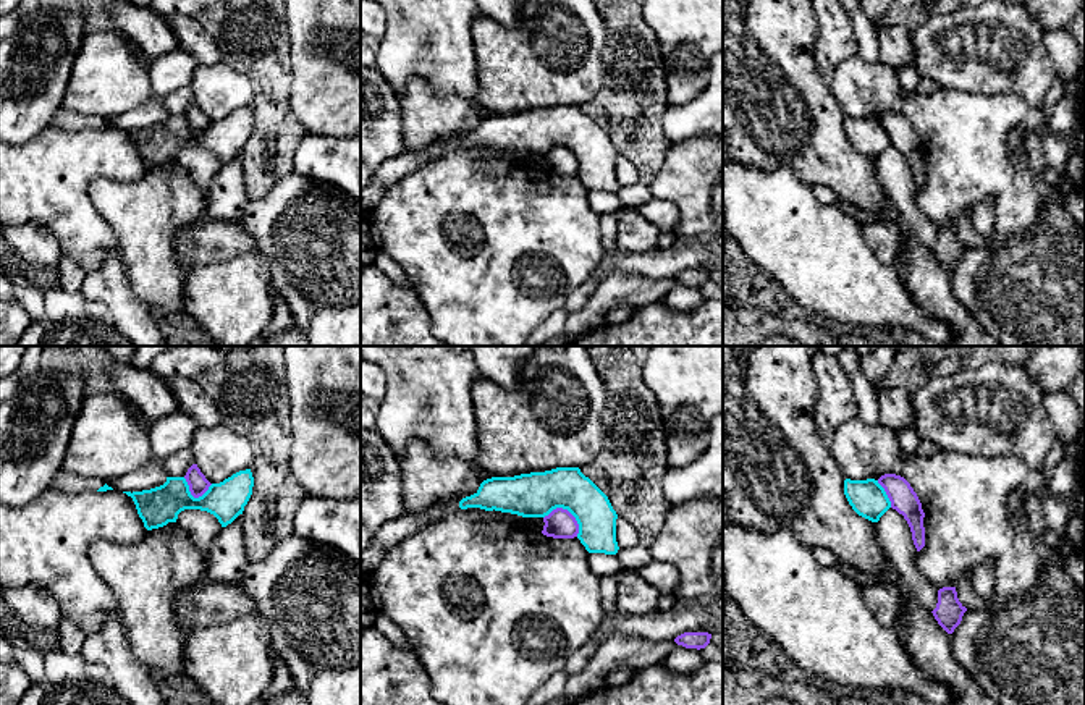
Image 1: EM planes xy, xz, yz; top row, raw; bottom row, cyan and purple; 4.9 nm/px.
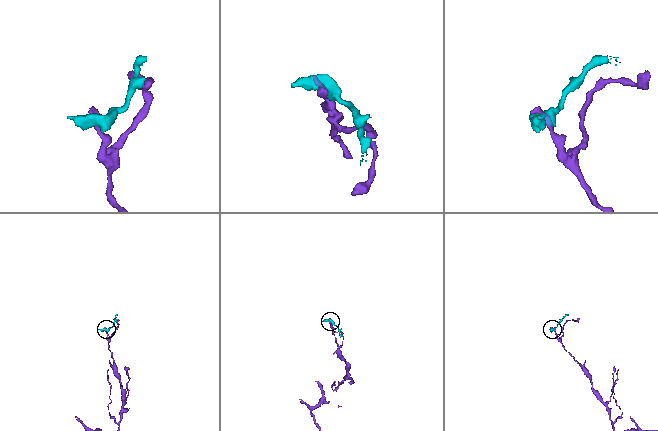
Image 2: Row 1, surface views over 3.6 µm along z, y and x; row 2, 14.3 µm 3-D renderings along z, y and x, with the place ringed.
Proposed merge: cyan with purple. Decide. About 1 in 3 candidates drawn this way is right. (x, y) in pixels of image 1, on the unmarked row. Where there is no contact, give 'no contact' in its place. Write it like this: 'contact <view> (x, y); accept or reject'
contact xz (568, 147); reject

